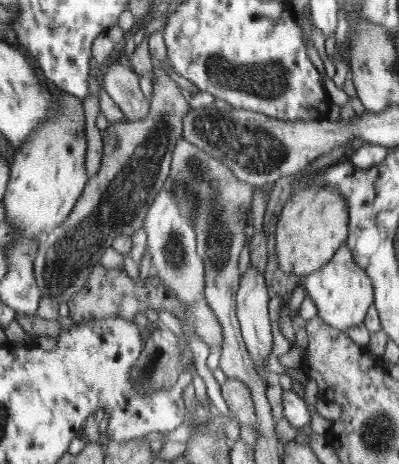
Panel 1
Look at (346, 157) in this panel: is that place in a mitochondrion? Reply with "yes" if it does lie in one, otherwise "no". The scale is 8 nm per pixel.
no

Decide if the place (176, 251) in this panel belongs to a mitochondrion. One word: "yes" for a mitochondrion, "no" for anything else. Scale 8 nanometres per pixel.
yes

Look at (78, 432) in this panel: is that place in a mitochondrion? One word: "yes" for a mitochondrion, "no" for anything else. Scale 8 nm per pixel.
no

